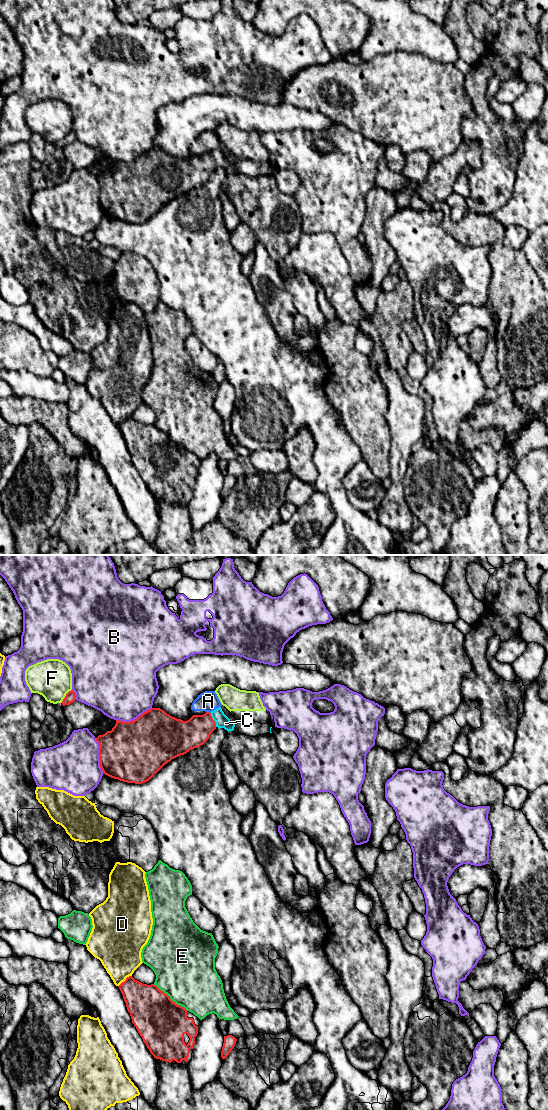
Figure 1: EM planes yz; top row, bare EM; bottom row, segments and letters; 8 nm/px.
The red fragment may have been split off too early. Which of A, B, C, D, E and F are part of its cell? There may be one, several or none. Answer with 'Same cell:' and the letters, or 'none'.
Same cell: C

